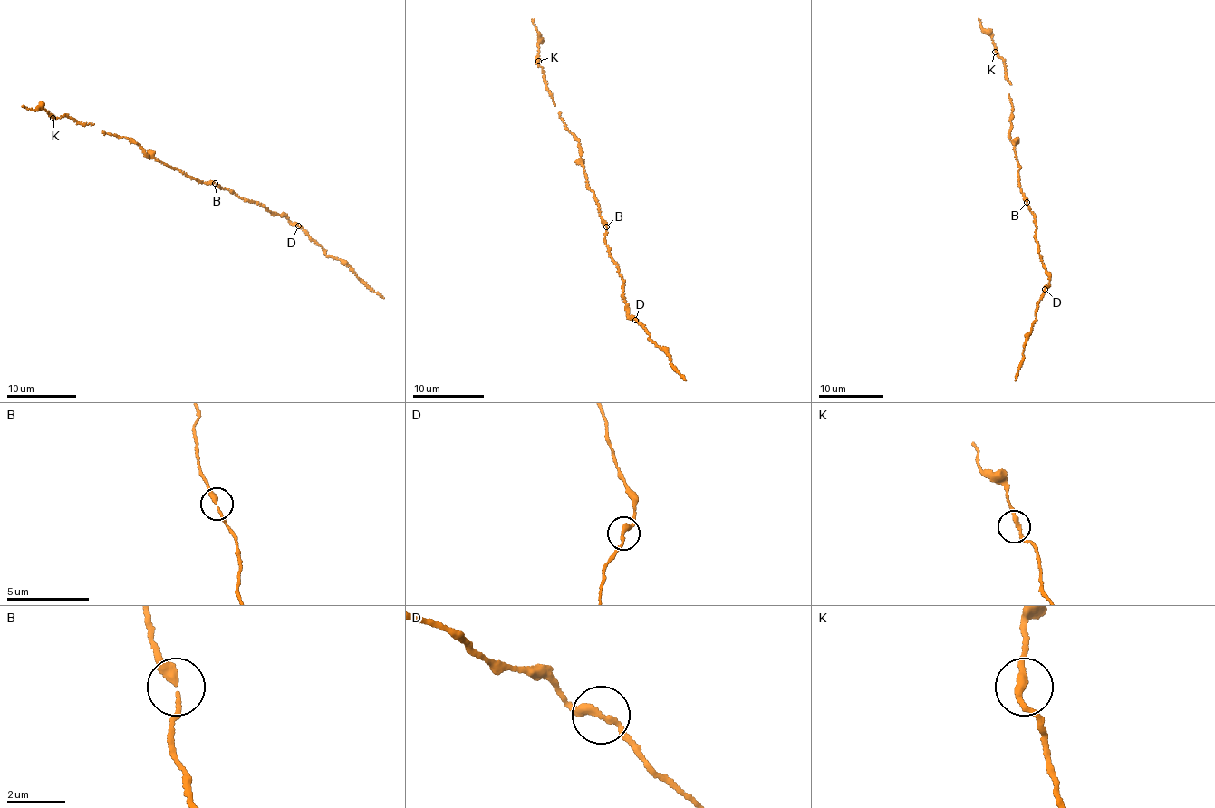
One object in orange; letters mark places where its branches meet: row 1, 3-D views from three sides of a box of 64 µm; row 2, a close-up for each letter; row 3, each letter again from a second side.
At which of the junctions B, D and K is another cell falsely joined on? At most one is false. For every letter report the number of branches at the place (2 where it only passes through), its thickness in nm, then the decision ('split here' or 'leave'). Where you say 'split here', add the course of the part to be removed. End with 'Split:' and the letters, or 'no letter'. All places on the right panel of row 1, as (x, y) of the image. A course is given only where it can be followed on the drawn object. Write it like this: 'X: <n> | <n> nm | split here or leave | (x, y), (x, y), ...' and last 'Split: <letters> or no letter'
B: 2 | 240 nm | leave
D: 2 | 260 nm | leave
K: 2 | 240 nm | leave
Split: no letter

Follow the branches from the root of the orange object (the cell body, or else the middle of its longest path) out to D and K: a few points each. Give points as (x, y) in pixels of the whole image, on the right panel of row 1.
D: (1025, 197), (1033, 212), (1036, 246), (1049, 281), (1045, 289)
K: (1025, 197), (1010, 135), (1014, 109), (1008, 94), (1011, 84), (1002, 59), (995, 52)

